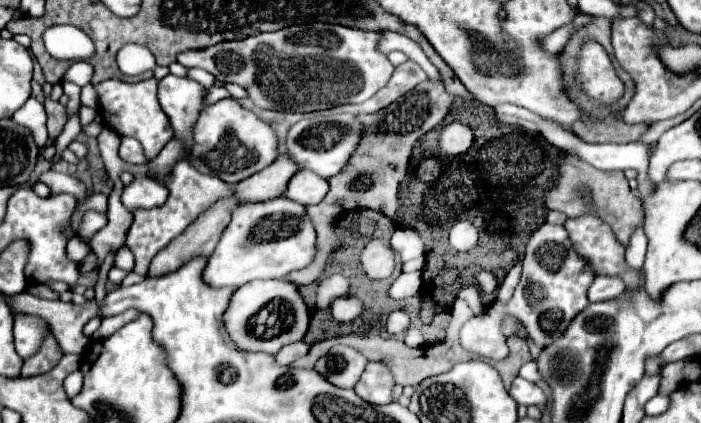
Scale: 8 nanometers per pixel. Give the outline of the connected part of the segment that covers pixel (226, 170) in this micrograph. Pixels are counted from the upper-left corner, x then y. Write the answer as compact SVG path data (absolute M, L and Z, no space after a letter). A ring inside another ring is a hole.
M221 99L219 103L207 105L195 127L193 127L193 147L189 163L205 175L215 175L225 183L239 183L265 167L269 167L277 157L277 137L273 129L261 121L251 111L239 107L235 99Z

